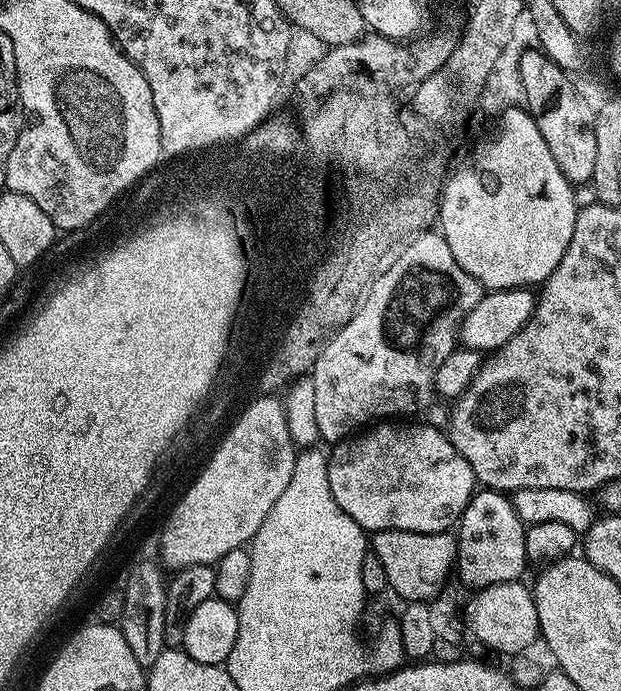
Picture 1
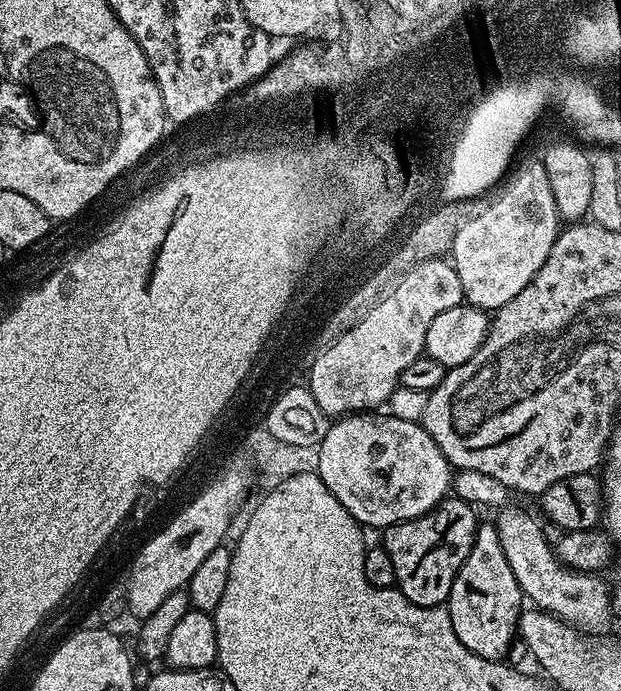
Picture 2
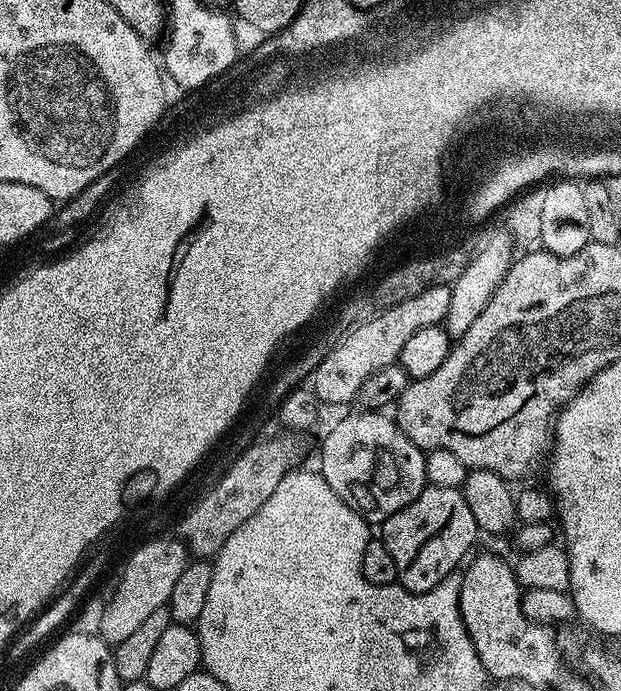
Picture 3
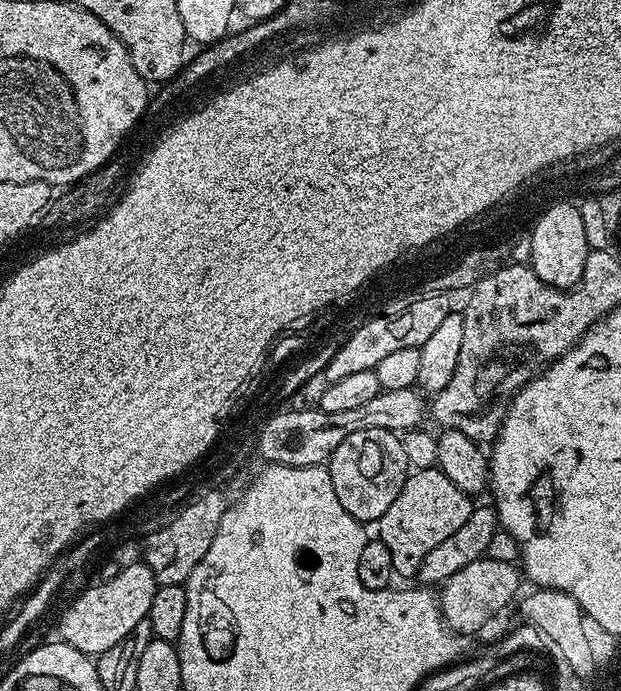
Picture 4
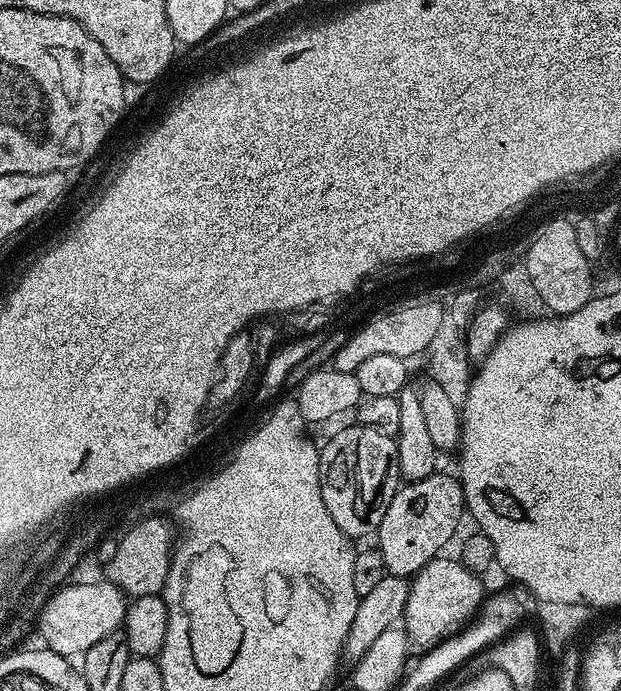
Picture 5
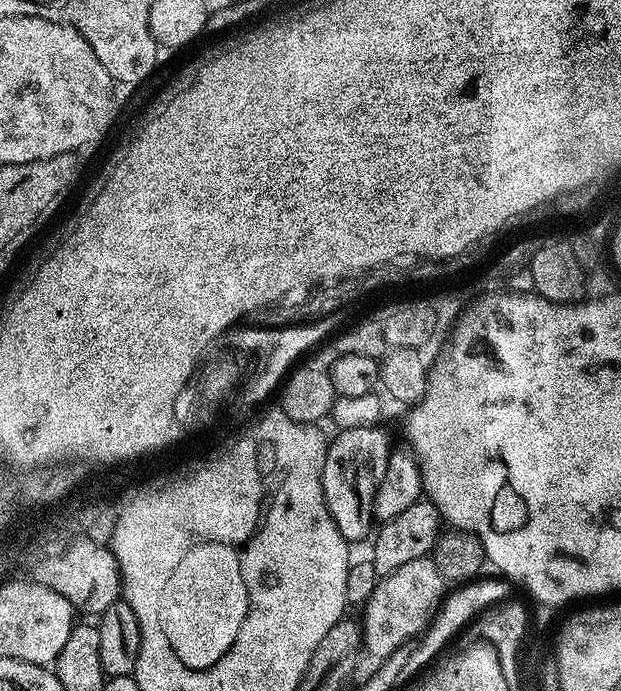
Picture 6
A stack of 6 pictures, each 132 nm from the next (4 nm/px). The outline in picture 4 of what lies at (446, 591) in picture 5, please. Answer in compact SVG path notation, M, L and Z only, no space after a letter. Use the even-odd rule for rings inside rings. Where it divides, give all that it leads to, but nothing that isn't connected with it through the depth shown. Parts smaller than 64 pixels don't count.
M489 558L470 562L462 570L443 582L438 592L440 611L449 629L459 632L461 636L471 637L471 632L484 628L512 599L520 588L522 572L510 561L494 561Z

